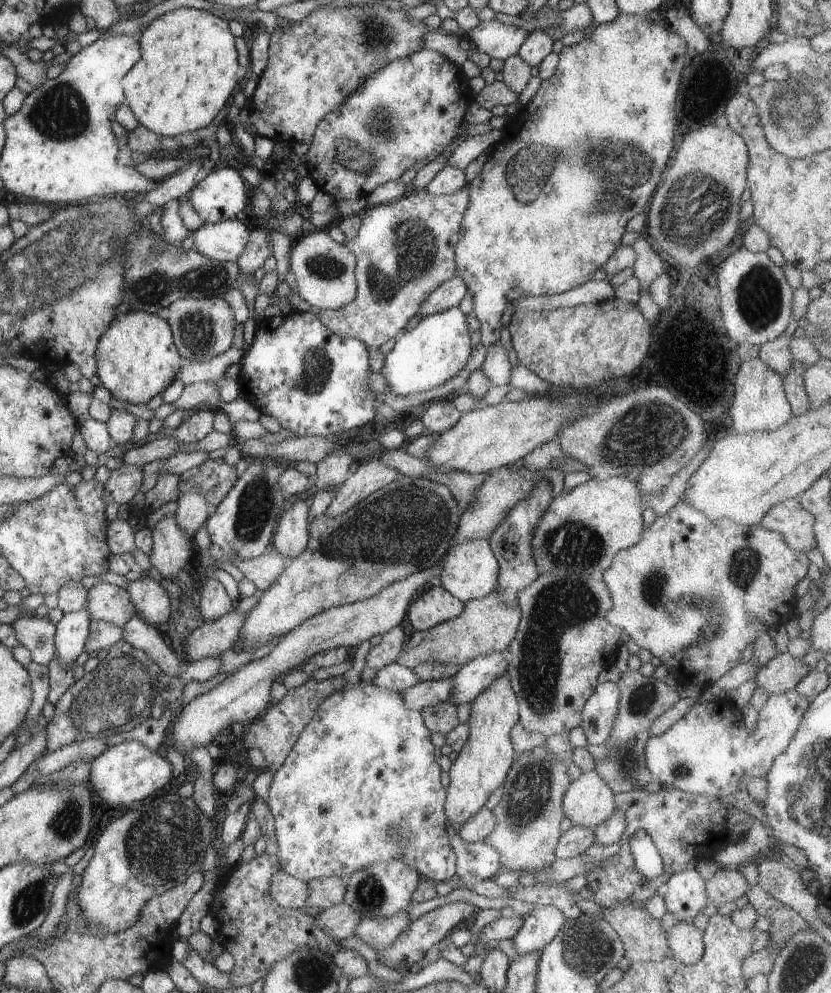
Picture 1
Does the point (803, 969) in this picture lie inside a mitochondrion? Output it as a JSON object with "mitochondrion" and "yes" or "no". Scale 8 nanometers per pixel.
{"mitochondrion":"yes"}

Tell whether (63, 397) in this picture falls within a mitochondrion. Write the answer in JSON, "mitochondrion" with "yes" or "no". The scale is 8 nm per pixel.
{"mitochondrion":"no"}

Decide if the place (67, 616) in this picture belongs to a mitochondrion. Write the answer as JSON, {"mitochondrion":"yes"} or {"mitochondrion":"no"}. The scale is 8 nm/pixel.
{"mitochondrion":"no"}

